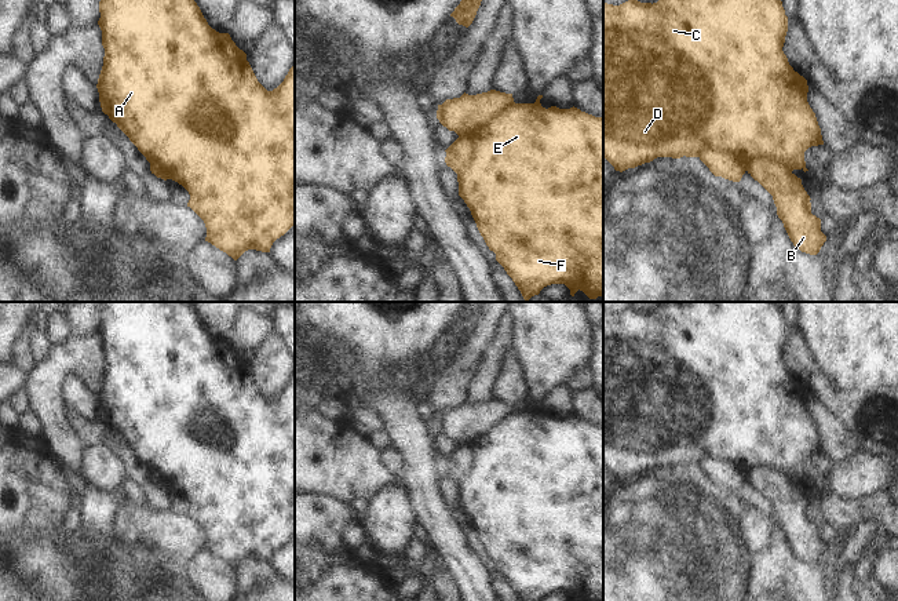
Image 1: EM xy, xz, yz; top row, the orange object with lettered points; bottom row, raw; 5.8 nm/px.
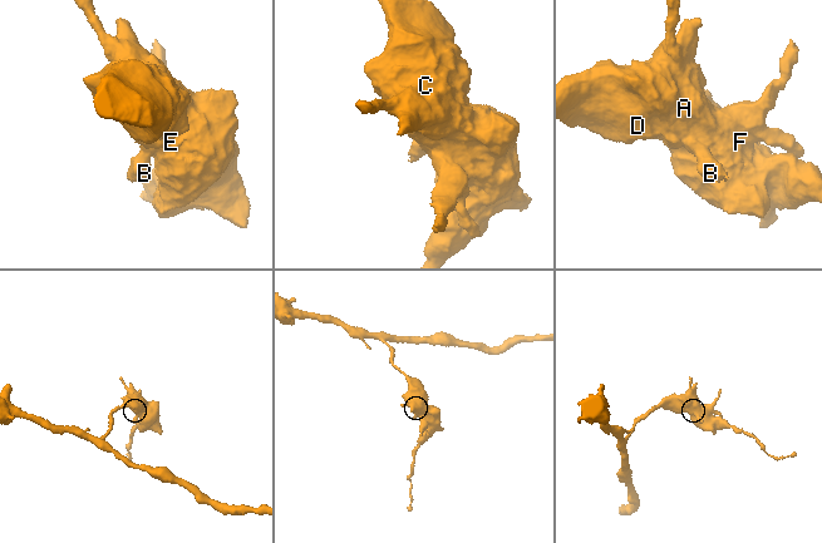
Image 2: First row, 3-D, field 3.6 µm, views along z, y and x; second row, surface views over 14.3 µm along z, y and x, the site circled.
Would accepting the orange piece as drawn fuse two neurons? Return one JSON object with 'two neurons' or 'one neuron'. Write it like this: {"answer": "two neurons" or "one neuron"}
{"answer": "two neurons"}

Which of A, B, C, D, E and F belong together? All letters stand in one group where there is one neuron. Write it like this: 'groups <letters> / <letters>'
groups A C D E F / B

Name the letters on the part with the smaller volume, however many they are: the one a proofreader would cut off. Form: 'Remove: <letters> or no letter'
Remove: B

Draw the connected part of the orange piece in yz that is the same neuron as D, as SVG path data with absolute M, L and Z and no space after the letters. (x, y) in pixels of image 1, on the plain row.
M661 302L657 312L640 312L634 306L613 314L603 312L603 466L616 480L635 477L657 466L698 466L715 485L740 491L746 474L755 467L766 467L786 480L806 477L804 460L824 454L815 422L807 411L807 389L789 374L782 360L788 340L788 325L782 310L771 302Z

